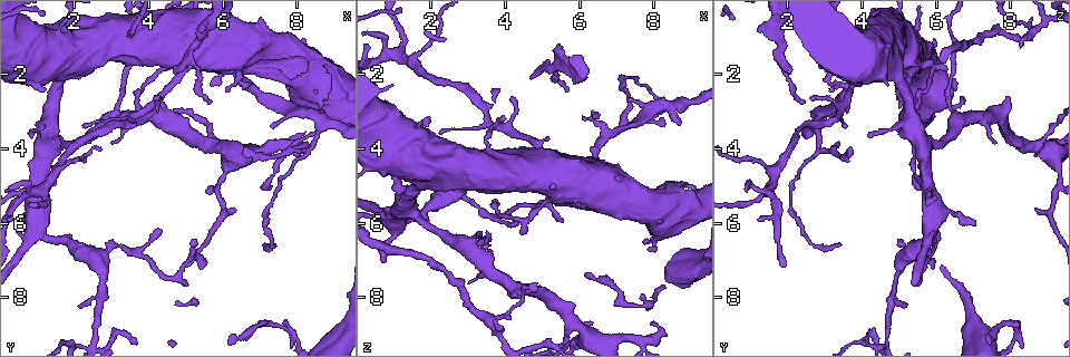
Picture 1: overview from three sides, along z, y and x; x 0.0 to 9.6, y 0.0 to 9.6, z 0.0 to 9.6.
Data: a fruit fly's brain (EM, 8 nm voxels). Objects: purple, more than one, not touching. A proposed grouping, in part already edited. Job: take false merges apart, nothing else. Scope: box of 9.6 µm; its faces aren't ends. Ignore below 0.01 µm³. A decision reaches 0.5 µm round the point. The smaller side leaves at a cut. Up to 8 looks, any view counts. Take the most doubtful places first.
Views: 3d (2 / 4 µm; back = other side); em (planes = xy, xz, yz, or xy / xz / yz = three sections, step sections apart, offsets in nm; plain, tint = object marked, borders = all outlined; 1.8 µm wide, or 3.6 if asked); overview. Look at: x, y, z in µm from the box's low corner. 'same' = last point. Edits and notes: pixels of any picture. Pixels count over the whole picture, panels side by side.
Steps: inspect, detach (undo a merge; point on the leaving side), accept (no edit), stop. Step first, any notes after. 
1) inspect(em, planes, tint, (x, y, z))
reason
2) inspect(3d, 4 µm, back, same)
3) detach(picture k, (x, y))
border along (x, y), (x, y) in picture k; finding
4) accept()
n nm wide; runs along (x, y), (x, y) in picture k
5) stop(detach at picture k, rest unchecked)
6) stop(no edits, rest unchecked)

inspect(3d, 4 µm, (3.55, 0.85, 8.70))
sharp bend

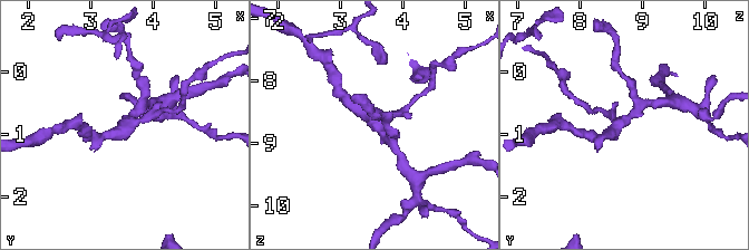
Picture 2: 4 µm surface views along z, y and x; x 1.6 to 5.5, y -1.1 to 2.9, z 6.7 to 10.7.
inspect(em, planes, plain, (3.60, 0.75, 8.70))
3 arms; shape alone is not enough

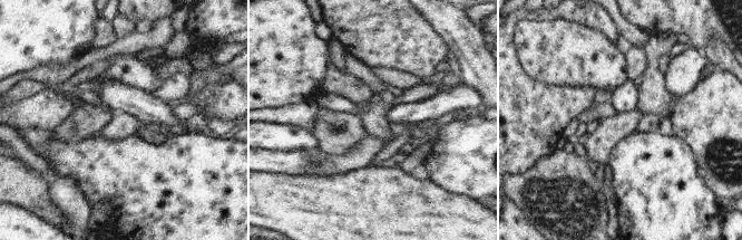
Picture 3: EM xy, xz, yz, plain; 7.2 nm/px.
inspect(em, planes, tint, same)

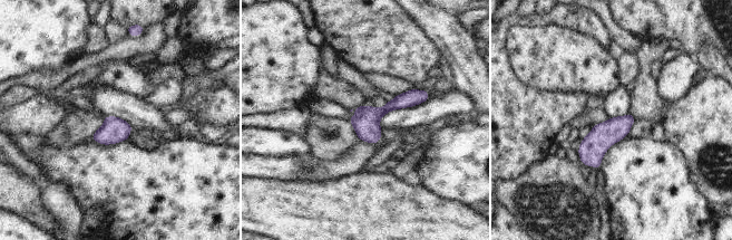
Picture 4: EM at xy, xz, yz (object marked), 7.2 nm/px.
accept()
runs along (425, 94), (386, 108), (361, 137) in picture 4; all the same neuron

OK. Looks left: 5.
inspect(em, 3.6 µm, planes, plain, (1.50, 1.10, 3.55))
sudden change in width

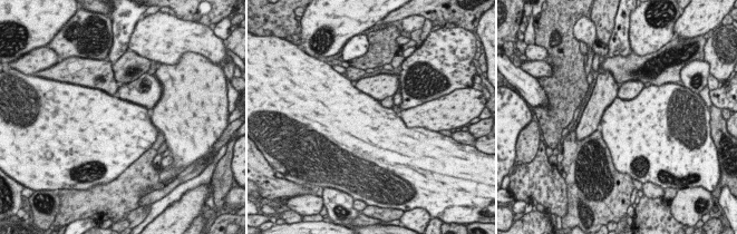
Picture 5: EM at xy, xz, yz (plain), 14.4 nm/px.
inspect(em, 3.6 µm, planes, borders, same)
see the neighbours

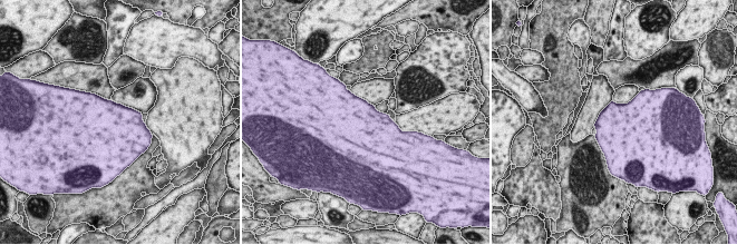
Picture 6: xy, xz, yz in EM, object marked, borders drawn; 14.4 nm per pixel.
accept()
750 nm wide; continuous, no second neuron

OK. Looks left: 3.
inspect(em, planes, borders, (6.75, 2.25, 3.70))
calibre changes

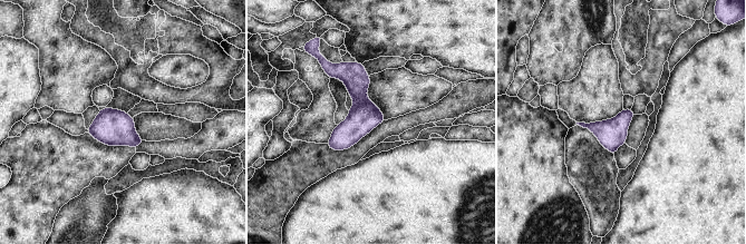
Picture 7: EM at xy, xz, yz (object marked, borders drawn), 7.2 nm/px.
accept()
continuous, no second neuron

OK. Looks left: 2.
stop(no edits, rest unchecked)

